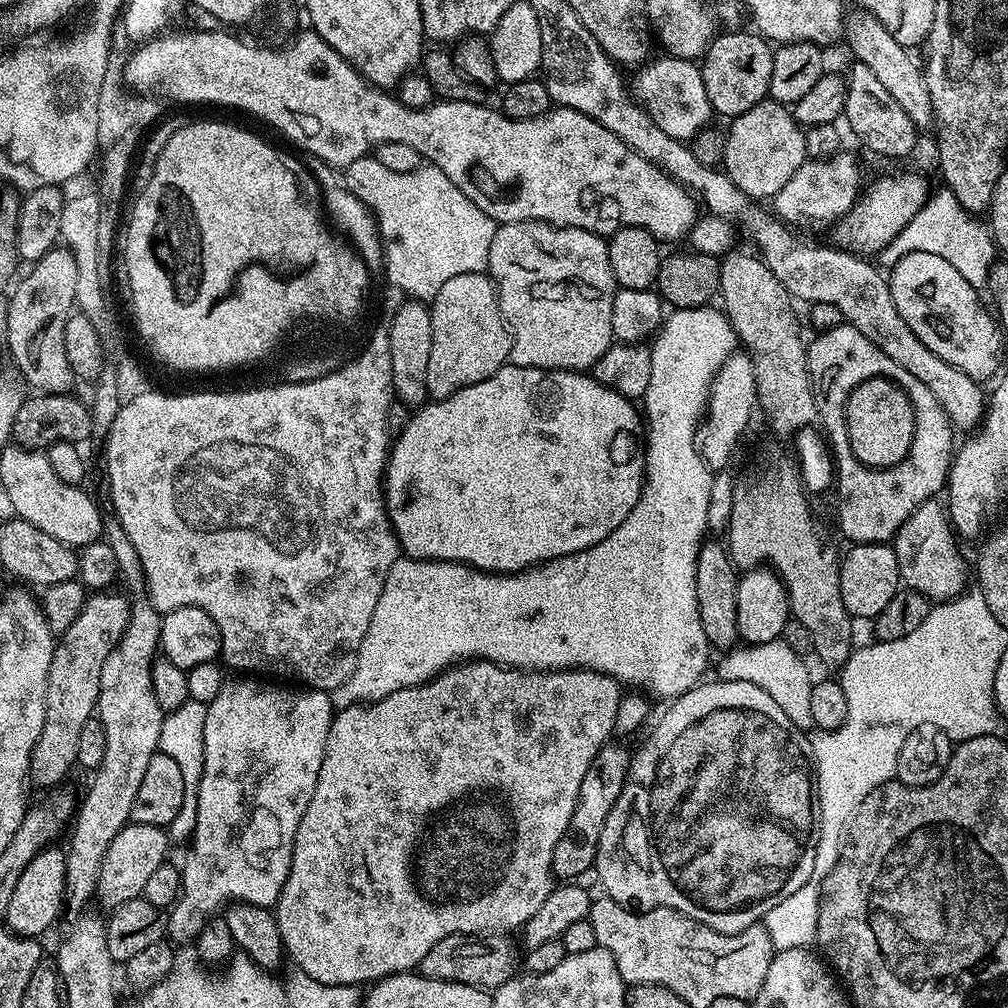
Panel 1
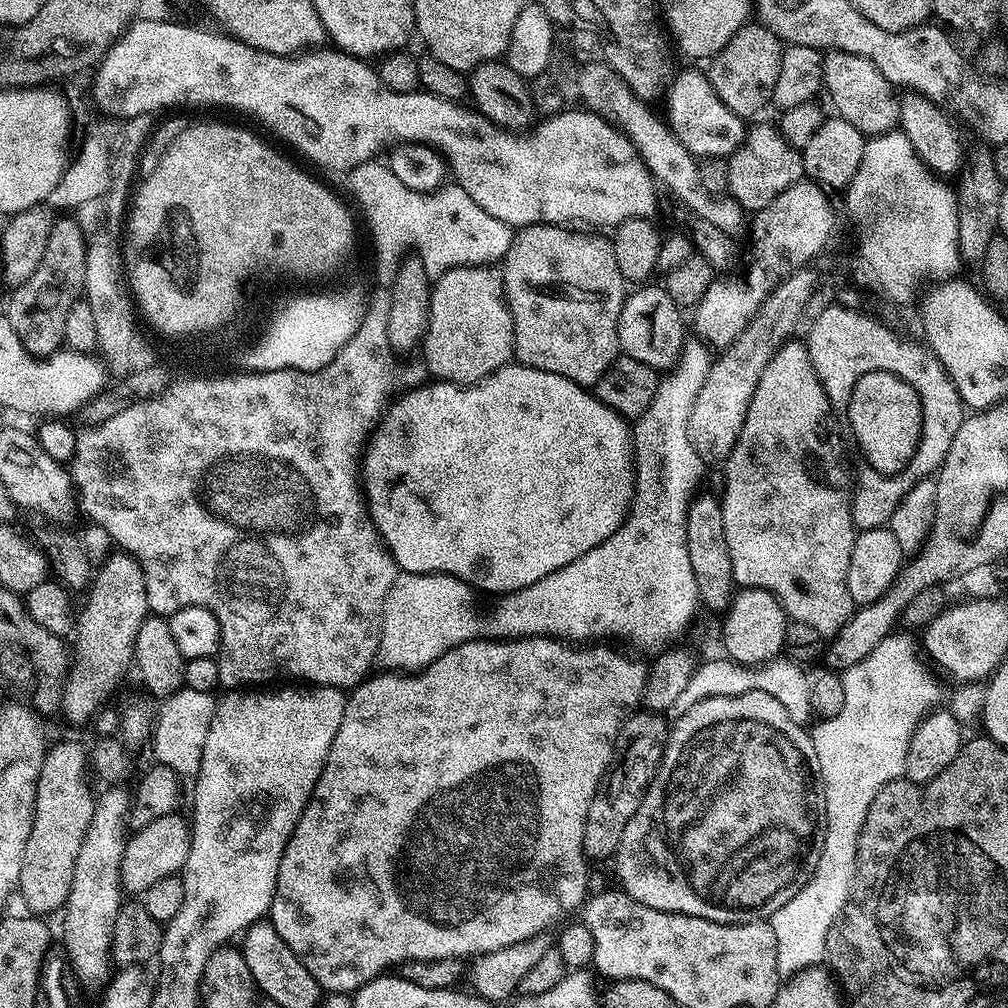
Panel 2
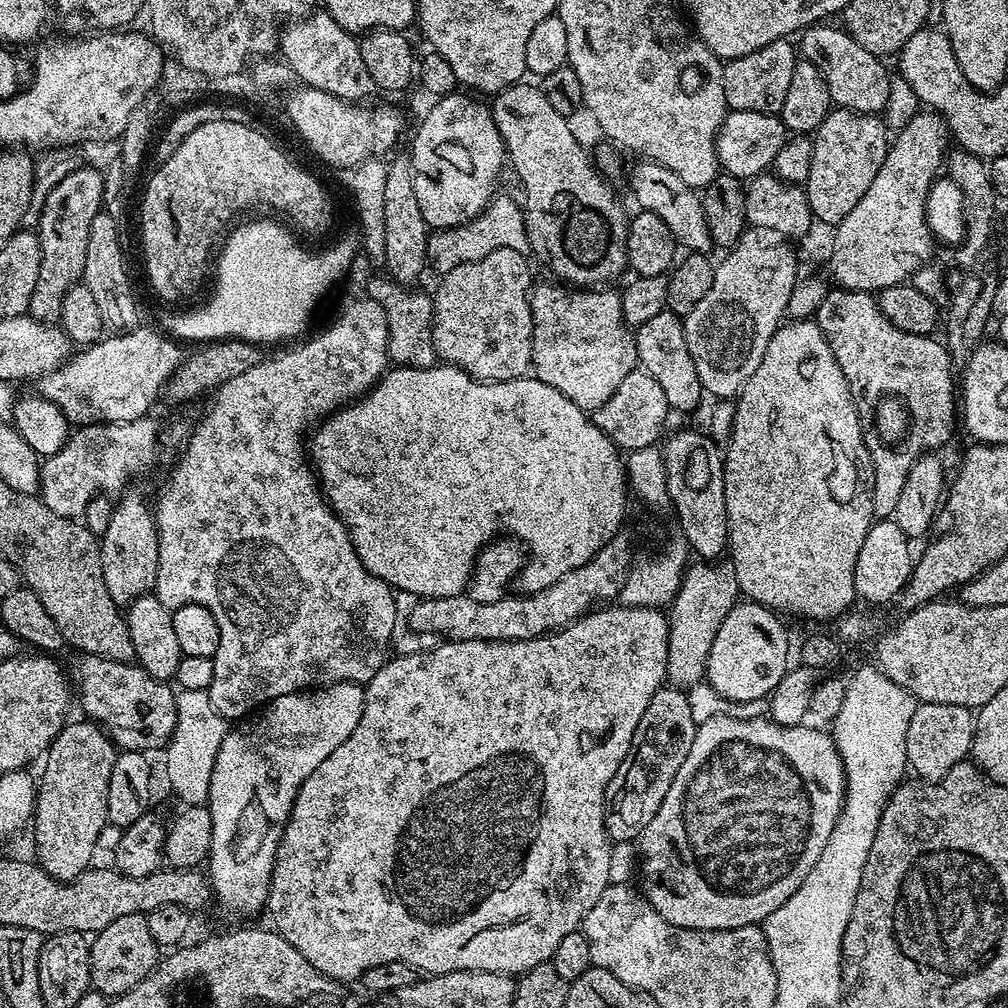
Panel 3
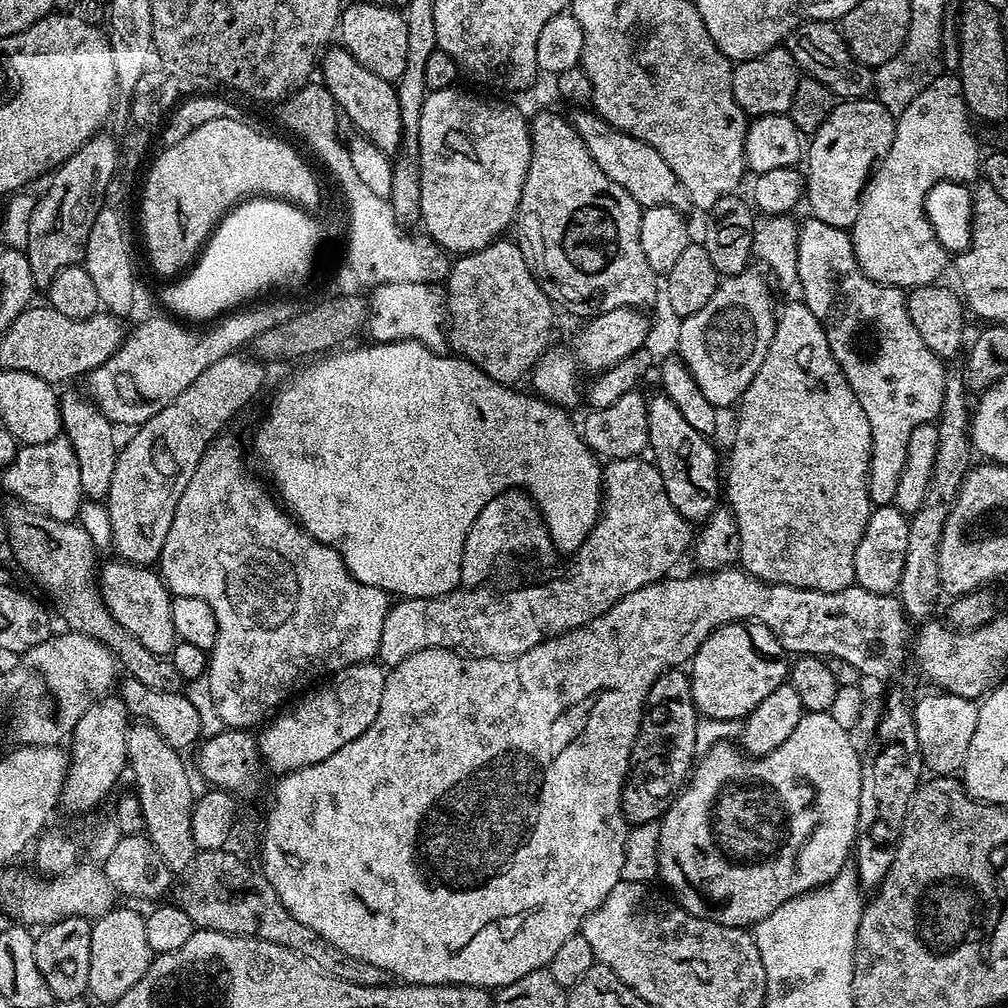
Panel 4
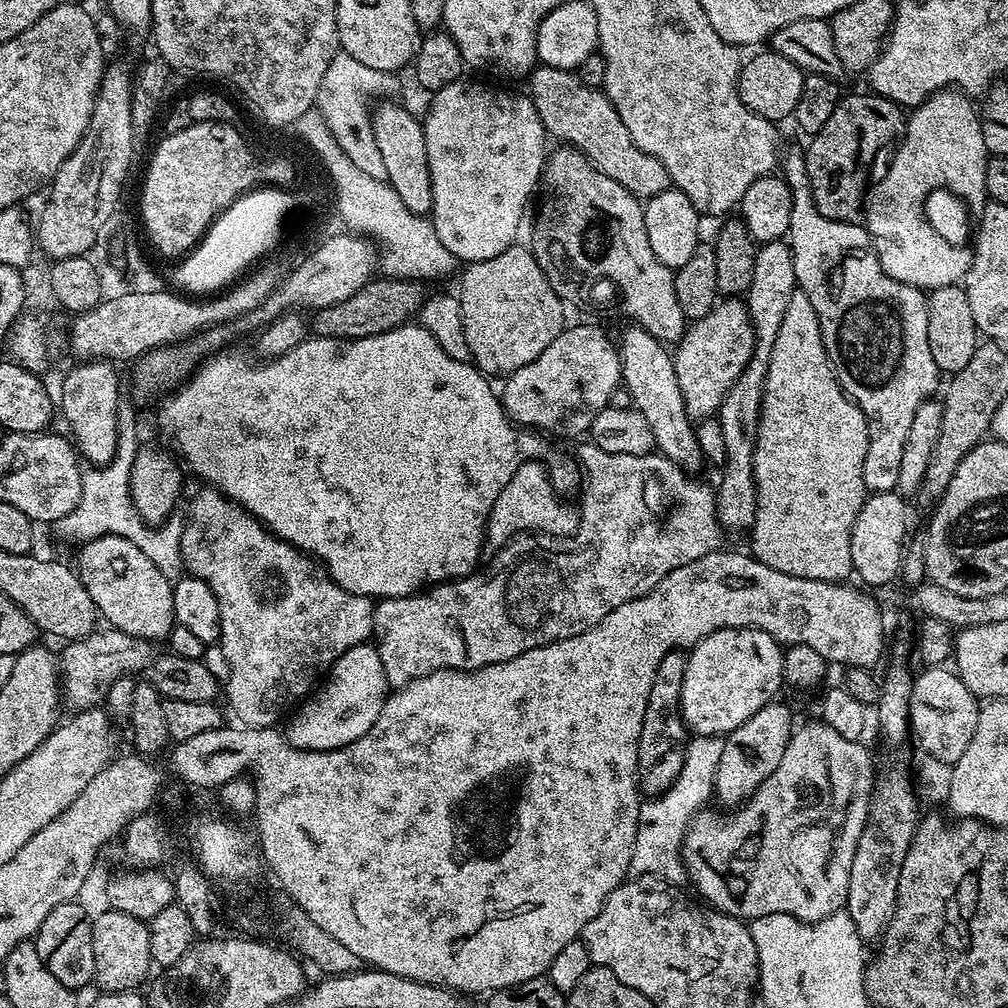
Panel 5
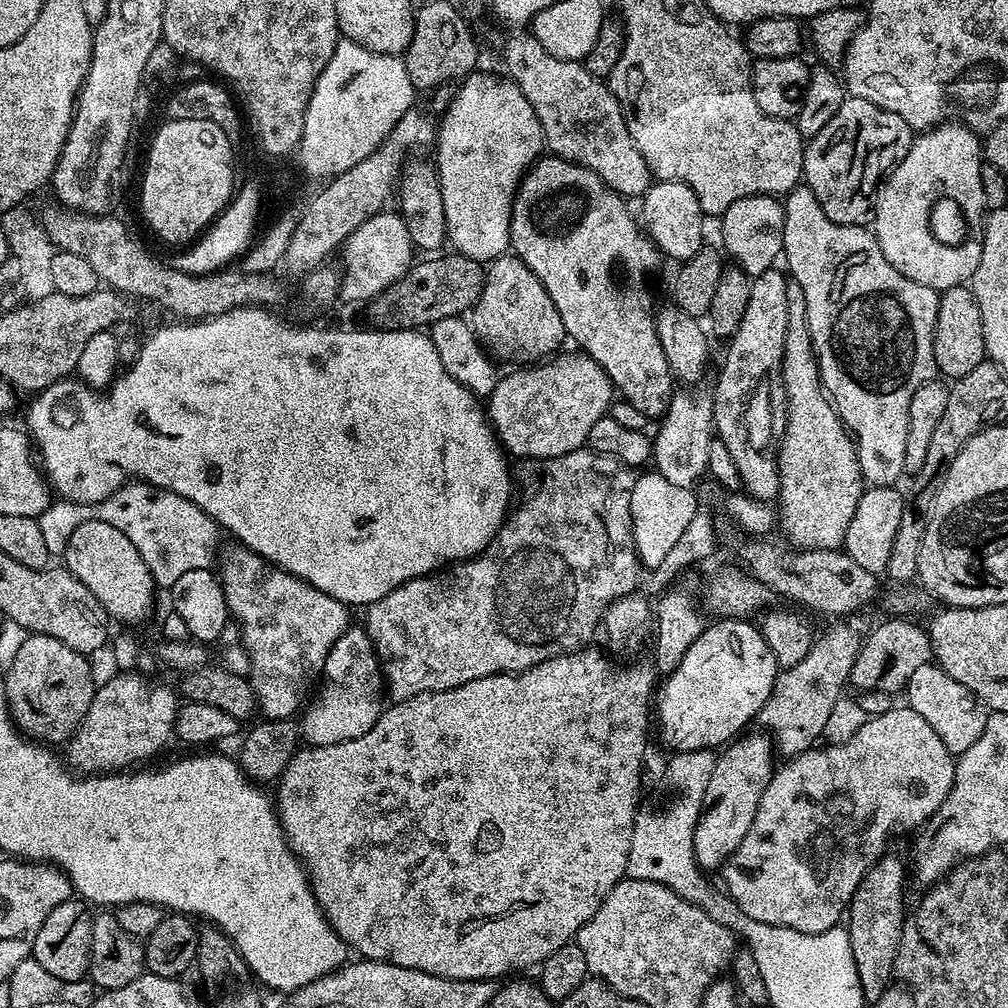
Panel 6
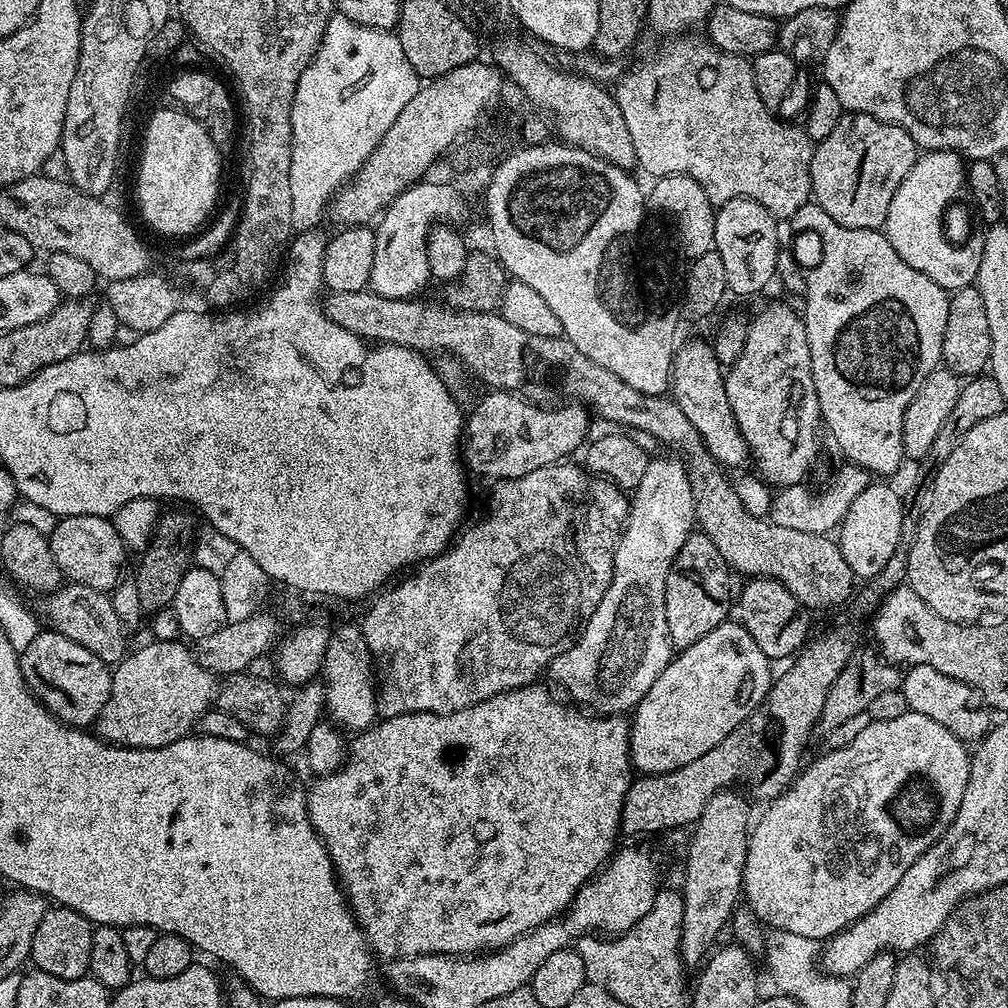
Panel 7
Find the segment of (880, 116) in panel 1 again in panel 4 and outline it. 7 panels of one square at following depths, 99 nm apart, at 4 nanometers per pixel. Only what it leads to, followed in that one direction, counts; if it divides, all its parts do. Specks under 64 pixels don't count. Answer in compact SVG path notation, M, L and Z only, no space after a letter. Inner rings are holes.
M826 20L806 22L788 35L786 47L801 73L822 82L822 86L829 88L840 100L859 100L873 91L872 72L848 53L844 36L835 23Z

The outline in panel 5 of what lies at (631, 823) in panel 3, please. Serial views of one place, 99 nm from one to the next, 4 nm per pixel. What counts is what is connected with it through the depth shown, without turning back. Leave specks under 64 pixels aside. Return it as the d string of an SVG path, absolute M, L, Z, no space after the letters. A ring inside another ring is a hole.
M683 651L666 654L654 670L654 682L650 686L650 698L646 702L646 714L642 718L642 734L638 742L638 783L649 797L665 792L678 778L684 761L684 749L690 733L680 715L682 678L688 669L688 658Z

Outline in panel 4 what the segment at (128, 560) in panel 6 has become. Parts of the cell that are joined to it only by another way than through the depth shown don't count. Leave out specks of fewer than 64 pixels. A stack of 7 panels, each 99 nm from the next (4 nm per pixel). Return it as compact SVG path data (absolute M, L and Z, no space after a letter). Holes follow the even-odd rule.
M112 558L104 569L99 569L98 583L105 606L125 630L138 638L156 656L171 657L174 646L178 643L174 617L170 614L174 597L165 586L159 571Z

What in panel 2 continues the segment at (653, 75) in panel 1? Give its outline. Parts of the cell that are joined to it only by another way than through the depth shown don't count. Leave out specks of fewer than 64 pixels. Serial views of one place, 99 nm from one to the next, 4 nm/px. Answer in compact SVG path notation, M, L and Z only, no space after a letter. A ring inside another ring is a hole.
M680 71L672 78L665 93L666 122L686 146L689 153L697 158L728 158L744 144L747 127L740 117L714 92L714 88L703 71Z

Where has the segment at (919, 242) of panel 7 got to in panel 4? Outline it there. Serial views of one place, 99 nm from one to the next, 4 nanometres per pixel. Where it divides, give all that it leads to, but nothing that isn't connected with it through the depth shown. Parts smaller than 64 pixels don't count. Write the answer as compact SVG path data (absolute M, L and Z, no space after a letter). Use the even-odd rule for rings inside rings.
M956 74L936 76L934 82L930 82L930 86L926 86L926 90L922 90L922 94L918 94L918 98L914 98L914 102L910 102L910 106L896 116L894 142L890 142L890 150L868 177L868 184L860 196L858 218L850 229L858 266L874 282L911 290L937 283L947 268L949 271L950 253L935 237L934 228L927 220L924 203L927 192L936 183L942 183L943 180L972 182L981 175L982 151L972 133L972 124L974 120L964 101L960 77Z

